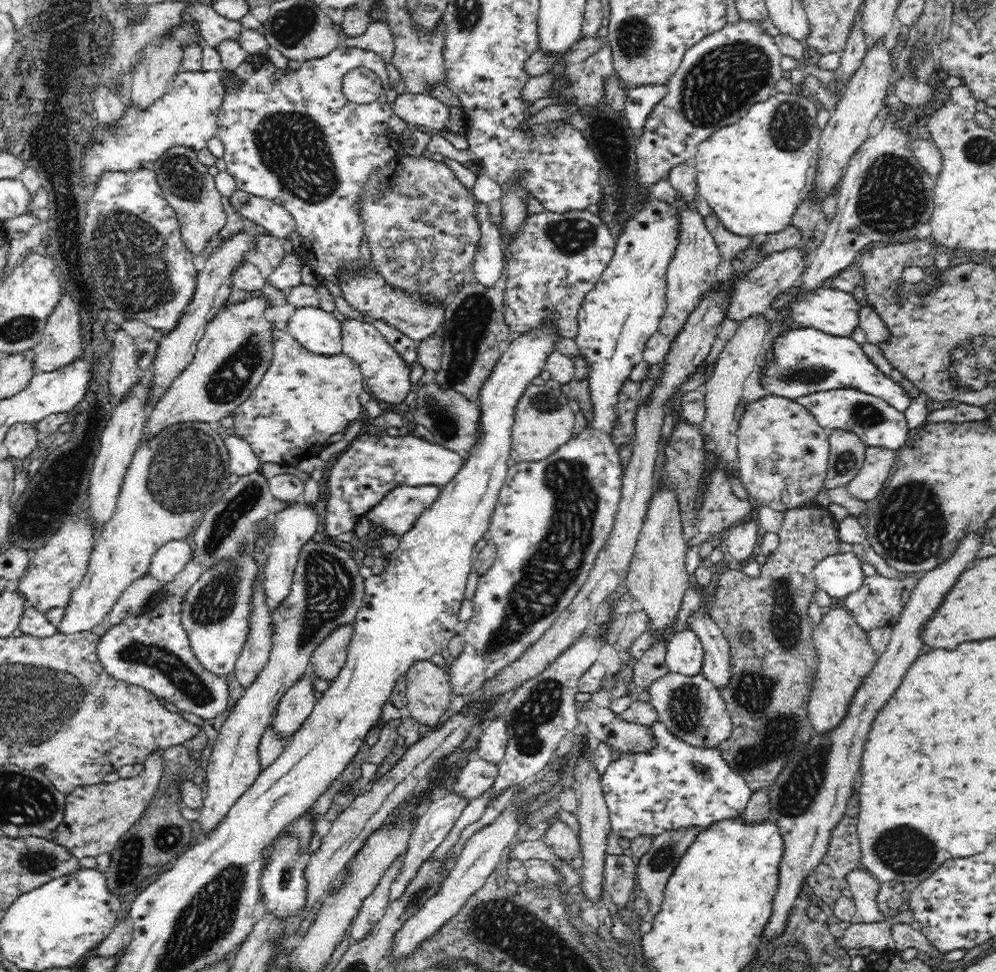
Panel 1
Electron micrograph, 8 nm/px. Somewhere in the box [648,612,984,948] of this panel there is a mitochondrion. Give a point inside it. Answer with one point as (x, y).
(776, 731)

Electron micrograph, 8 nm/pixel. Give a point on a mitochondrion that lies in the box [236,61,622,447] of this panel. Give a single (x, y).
(293, 146)

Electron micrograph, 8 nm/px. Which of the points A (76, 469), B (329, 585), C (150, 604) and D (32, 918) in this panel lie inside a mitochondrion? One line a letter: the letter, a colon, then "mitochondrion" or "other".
A: other
B: mitochondrion
C: other
D: other

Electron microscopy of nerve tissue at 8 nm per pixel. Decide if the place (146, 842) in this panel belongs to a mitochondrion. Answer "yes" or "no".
yes

